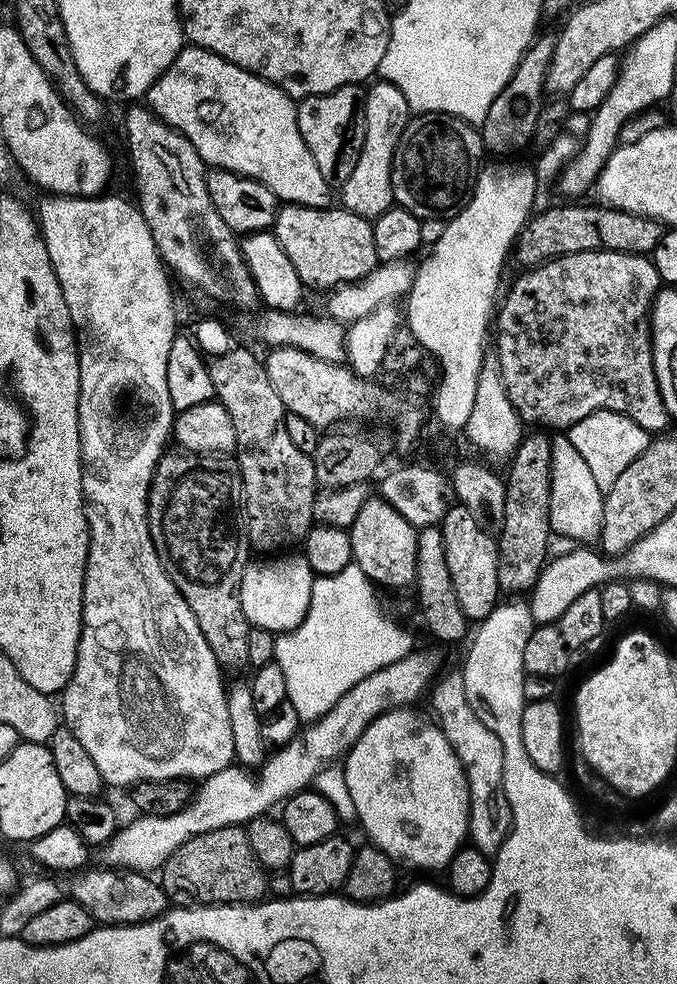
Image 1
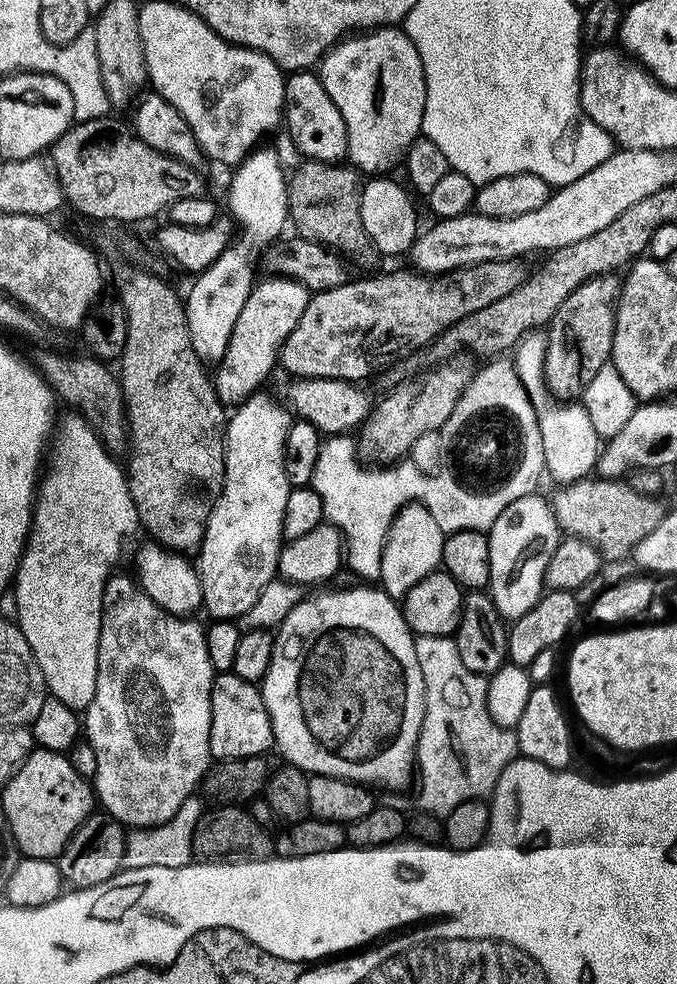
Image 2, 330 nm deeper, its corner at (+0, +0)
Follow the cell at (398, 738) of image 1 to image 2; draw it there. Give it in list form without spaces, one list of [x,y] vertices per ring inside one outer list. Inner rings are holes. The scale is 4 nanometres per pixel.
[[[362,586],[366,588],[332,588],[327,590],[316,590],[313,596],[305,595],[300,603],[294,606],[294,610],[290,610],[290,614],[286,614],[286,618],[275,629],[274,635],[274,658],[270,658],[270,670],[266,670],[266,678],[259,685],[260,692],[264,695],[266,702],[266,710],[270,714],[270,722],[272,723],[272,738],[275,747],[280,747],[279,755],[283,757],[289,764],[293,764],[295,768],[301,768],[304,772],[315,774],[318,776],[337,776],[338,778],[346,778],[347,780],[357,780],[359,784],[367,784],[369,786],[377,786],[381,784],[384,788],[400,788],[408,780],[408,775],[413,775],[414,765],[416,762],[416,747],[418,746],[418,734],[422,730],[422,718],[424,717],[424,679],[422,678],[422,666],[418,666],[418,654],[416,653],[416,641],[413,633],[409,631],[406,618],[401,612],[401,605],[395,599],[392,599],[376,586]]]

